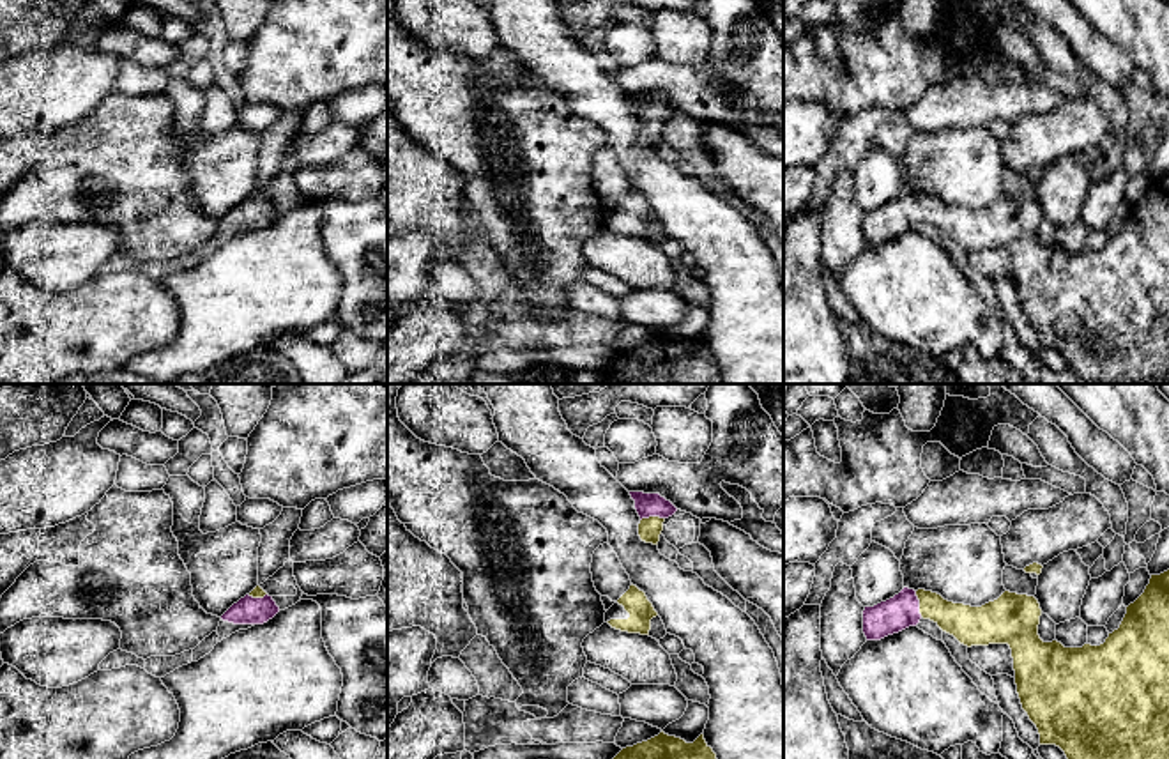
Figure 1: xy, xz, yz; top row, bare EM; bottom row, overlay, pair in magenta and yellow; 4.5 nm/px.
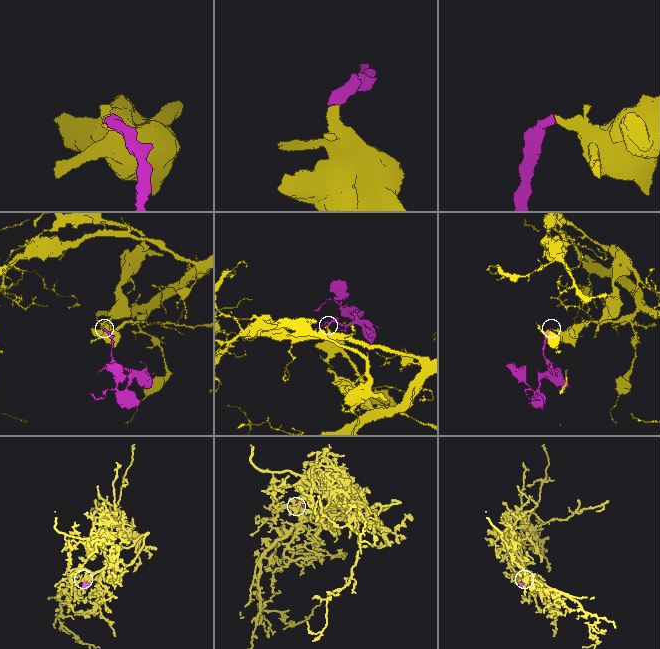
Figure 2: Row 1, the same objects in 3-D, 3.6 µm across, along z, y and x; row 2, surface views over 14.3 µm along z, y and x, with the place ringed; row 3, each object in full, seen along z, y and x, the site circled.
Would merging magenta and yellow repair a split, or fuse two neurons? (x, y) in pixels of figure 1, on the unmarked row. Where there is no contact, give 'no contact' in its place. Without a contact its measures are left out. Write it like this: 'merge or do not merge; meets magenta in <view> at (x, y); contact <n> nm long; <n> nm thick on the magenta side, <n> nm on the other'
merge; meets magenta in yz at (918, 207); contact 120 nm long; 160 nm thick on the magenta side, 170 nm on the other

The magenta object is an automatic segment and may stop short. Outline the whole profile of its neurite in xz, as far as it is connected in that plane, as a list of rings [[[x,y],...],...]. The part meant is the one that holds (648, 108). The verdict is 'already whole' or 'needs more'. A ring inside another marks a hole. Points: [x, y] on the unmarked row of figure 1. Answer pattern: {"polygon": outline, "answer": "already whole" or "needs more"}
{"polygon": [[[630,96],[630,99],[635,104],[635,113],[640,120],[640,143],[658,149],[663,126],[672,120],[677,111],[660,97]]], "answer": "needs more"}

